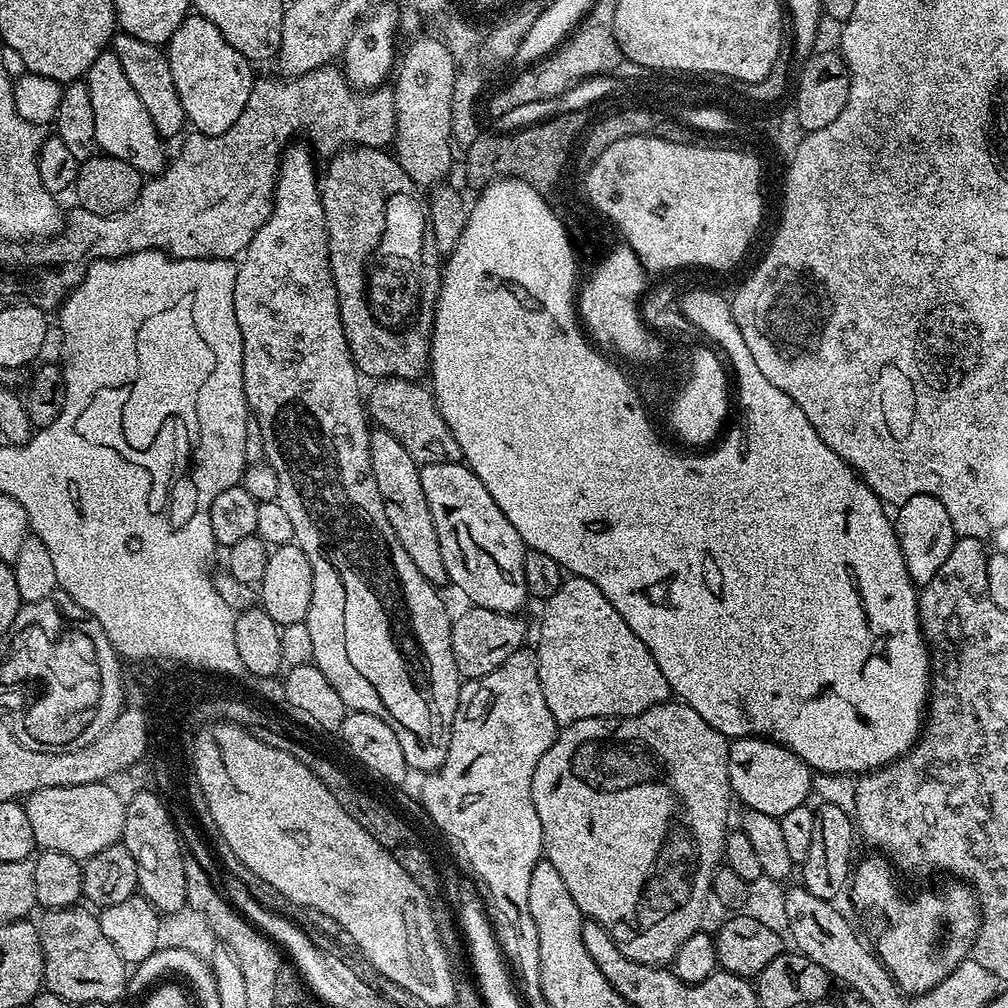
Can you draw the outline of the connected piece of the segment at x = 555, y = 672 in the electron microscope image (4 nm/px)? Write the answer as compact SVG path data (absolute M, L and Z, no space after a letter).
M569 575L564 585L544 605L544 617L540 620L540 641L534 644L536 661L538 662L538 682L542 686L542 698L546 698L546 706L550 706L550 714L554 714L557 725L567 726L599 716L637 716L650 706L665 703L673 695L673 690L658 670L658 662L654 654L622 622L622 614L610 606L606 594L581 576Z

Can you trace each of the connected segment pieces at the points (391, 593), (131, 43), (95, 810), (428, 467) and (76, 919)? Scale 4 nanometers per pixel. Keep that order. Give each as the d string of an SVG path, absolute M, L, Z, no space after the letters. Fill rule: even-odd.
M293 143L291 146L285 147L281 155L280 166L276 170L276 191L270 205L268 221L265 222L254 234L254 238L250 242L250 246L242 253L242 259L239 261L236 269L236 281L234 282L234 318L238 318L238 330L242 330L242 342L244 343L244 357L242 358L242 378L244 379L244 389L246 390L246 398L248 399L248 407L251 415L254 417L255 427L256 424L260 427L260 440L264 443L263 459L270 466L274 466L274 474L278 474L278 494L276 495L276 500L282 506L282 510L286 510L286 514L289 516L290 522L294 525L294 542L303 550L306 554L306 558L310 558L310 570L312 571L312 597L310 598L310 610L308 611L308 619L306 623L310 630L311 642L314 646L314 658L312 659L312 663L316 665L318 670L322 670L322 674L326 674L326 682L330 682L330 686L334 686L334 690L338 690L338 698L342 698L345 709L354 712L374 714L378 718L382 718L386 722L386 726L390 726L390 730L394 730L394 734L398 738L398 746L402 746L402 758L406 758L409 769L411 769L413 773L420 772L419 774L427 774L429 772L435 772L436 769L440 768L442 766L442 758L446 758L446 756L442 756L442 754L434 754L434 748L436 748L436 746L432 746L432 740L430 740L432 736L428 736L428 730L426 730L426 732L422 730L422 728L426 728L426 724L434 724L434 718L432 718L430 722L428 722L426 718L416 718L416 710L422 710L422 708L426 708L426 710L428 710L428 706L430 706L430 708L440 708L440 704L434 704L434 700L432 700L432 696L436 696L436 694L434 694L434 692L436 692L434 688L436 688L436 684L440 684L440 682L432 682L432 680L430 680L430 676L428 676L430 666L428 666L428 662L424 662L424 660L428 660L428 656L426 656L426 652L424 652L424 646L422 646L422 642L420 642L418 634L416 634L416 572L418 570L418 566L414 566L414 562L410 562L410 554L406 554L406 550L402 550L402 542L398 542L398 534L394 534L394 529L390 526L390 518L386 518L384 503L378 494L378 482L374 482L372 480L372 467L370 466L370 420L366 415L366 404L362 399L362 392L360 396L360 380L362 381L362 376L356 367L356 363L352 361L352 355L348 349L346 334L344 333L342 318L340 317L340 299L336 293L334 278L332 277L332 271L330 270L330 258L328 257L328 231L326 230L324 207L320 201L318 168L316 172L315 166L312 165L313 153L309 151L303 143L301 143L302 145L295 144L296 143ZM279 368L281 368L284 372L301 372L301 376L298 377L296 381L276 380L273 382L272 388L268 388L268 372L276 372ZM295 408L297 408L300 412L313 412L316 417L313 418L312 424L304 425L299 424L296 420L292 420L292 411L294 411Z
M127 34L113 36L110 48L122 62L122 70L126 70L126 78L130 78L134 94L142 98L142 106L146 106L160 137L178 135L186 128L186 121L182 110L182 98L178 98L178 86L174 86L174 74L170 74L167 51L161 45L142 42L142 38L134 38Z
M108 782L87 784L86 786L50 786L32 792L23 801L26 818L30 818L30 830L34 830L34 842L40 850L58 850L58 854L70 854L70 858L81 862L89 860L94 854L106 850L106 846L121 843L126 826L125 797L120 797Z
M425 464L420 469L422 490L426 493L426 502L434 518L434 530L438 530L438 546L442 550L442 562L446 562L446 574L451 587L461 588L469 605L506 612L519 613L524 603L529 603L526 574L522 570L525 547L518 530L510 526L510 518L498 510L490 490L469 469L467 464Z
M84 906L54 908L38 920L44 955L44 988L66 998L73 1006L82 1002L102 1002L112 1006L115 1000L129 995L129 965L114 950L114 942L102 934L99 915Z

